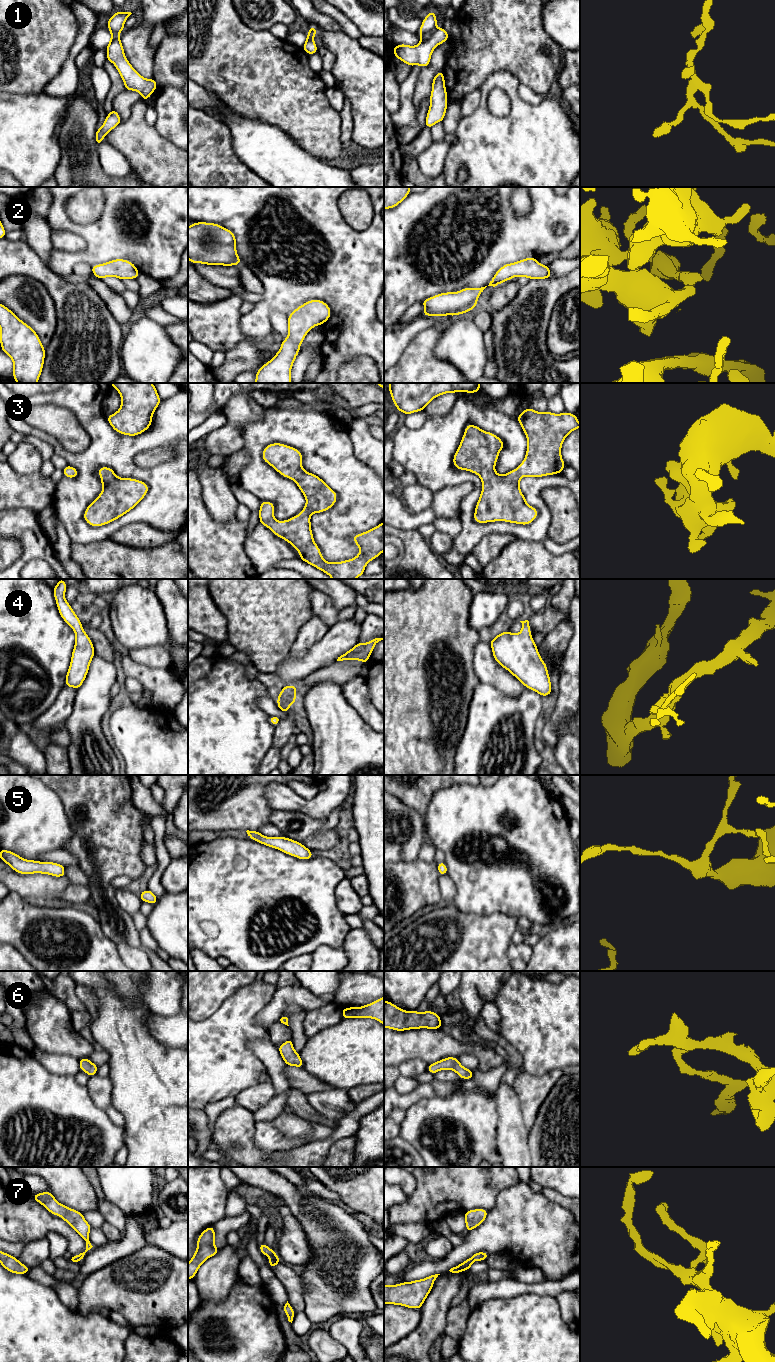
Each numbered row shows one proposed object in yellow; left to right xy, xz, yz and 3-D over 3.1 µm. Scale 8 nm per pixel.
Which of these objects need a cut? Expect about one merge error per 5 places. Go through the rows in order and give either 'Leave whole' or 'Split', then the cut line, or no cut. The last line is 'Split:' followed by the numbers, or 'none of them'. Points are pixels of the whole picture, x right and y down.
1: Leave whole. No split
2: Leave whole. No split
3: Leave whole. No split
4: Leave whole. No split
5: Leave whole. No split
6: Leave whole. No split
7: Leave whole. No split
Split: none of them

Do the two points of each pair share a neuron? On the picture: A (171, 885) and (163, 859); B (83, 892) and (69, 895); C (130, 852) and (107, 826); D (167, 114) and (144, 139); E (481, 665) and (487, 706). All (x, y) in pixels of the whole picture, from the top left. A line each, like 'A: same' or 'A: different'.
A: different
B: same
C: same
D: different
E: different

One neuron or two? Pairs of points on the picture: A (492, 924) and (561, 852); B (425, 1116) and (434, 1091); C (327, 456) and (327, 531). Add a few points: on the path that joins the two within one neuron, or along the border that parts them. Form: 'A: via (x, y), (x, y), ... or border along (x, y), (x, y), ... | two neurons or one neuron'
A: border along (479, 914), (491, 915), (502, 912), (516, 919) | two neurons
B: border along (455, 1091), (446, 1096), (422, 1097), (410, 1106) | two neurons
C: via (343, 475), (343, 512) | one neuron

